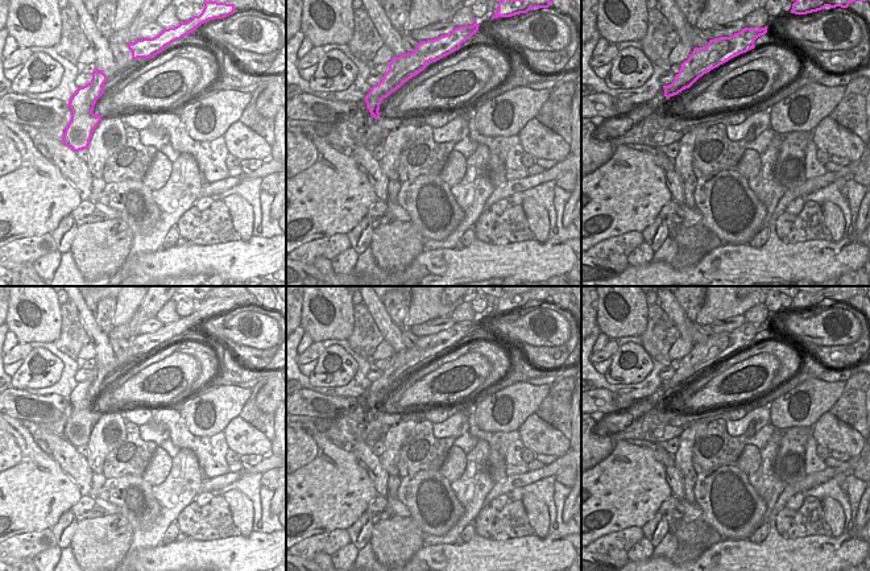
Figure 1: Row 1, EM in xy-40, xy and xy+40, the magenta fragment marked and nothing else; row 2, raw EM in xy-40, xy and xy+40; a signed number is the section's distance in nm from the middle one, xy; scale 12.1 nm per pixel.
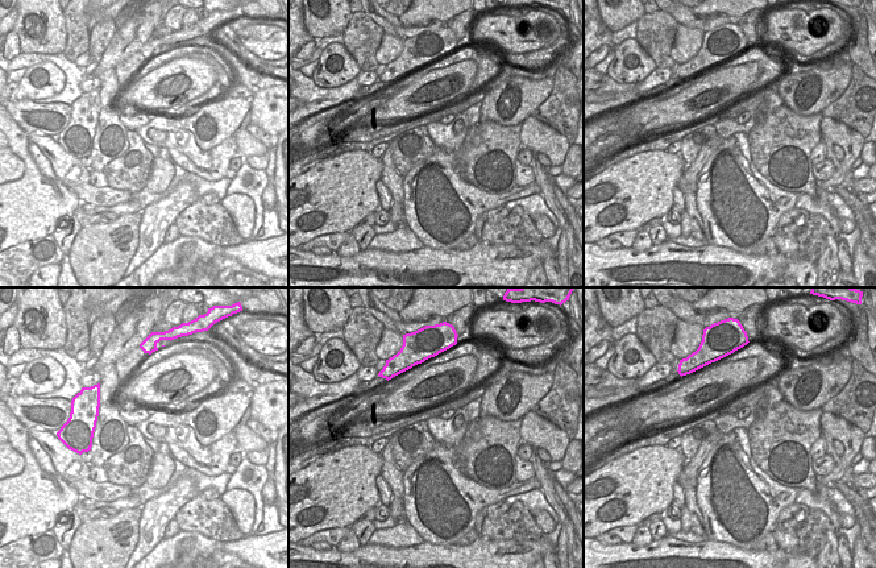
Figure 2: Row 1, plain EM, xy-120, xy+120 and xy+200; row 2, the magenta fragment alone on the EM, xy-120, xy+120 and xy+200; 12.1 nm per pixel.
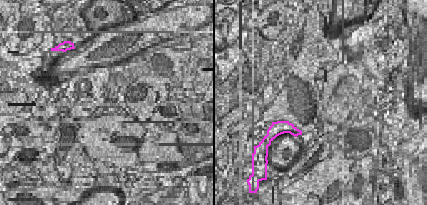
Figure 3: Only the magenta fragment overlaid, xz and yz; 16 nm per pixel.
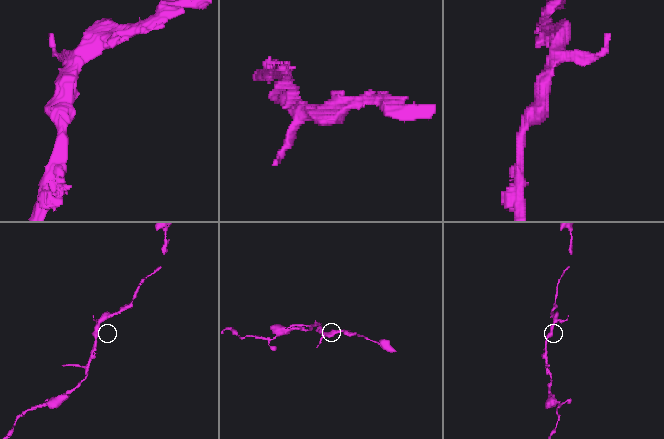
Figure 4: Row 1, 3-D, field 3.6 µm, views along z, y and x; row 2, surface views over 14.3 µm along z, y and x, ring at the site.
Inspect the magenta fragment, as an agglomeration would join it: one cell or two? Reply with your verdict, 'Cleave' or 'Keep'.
Keep

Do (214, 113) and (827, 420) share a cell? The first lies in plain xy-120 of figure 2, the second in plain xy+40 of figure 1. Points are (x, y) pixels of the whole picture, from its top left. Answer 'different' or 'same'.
different

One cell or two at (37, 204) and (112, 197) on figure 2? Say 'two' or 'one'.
two

